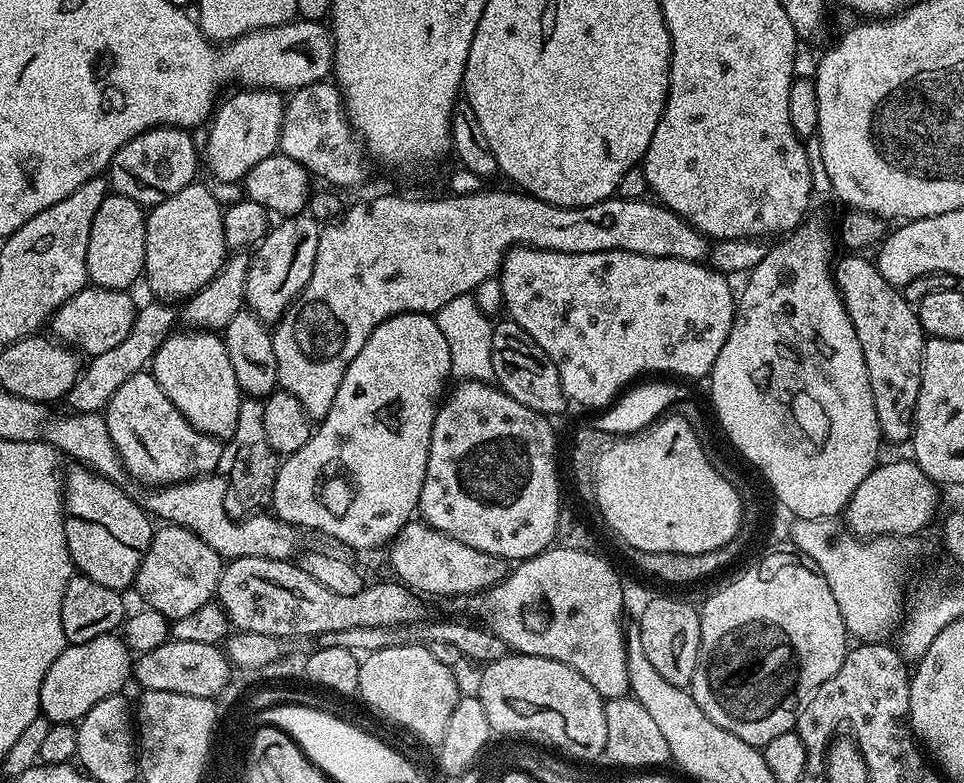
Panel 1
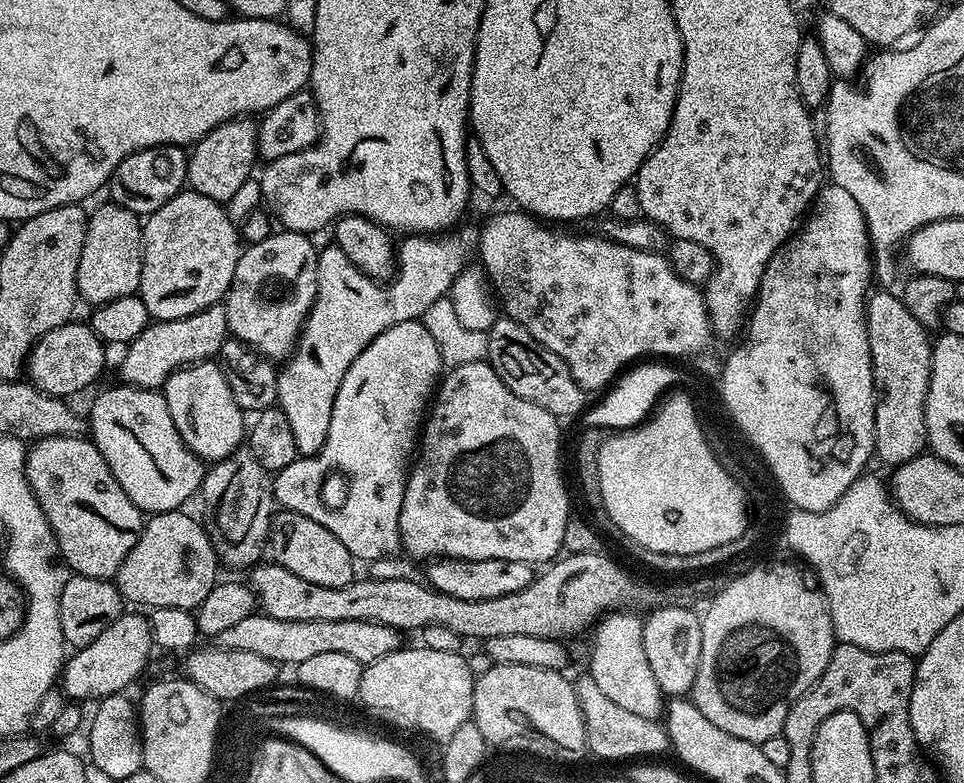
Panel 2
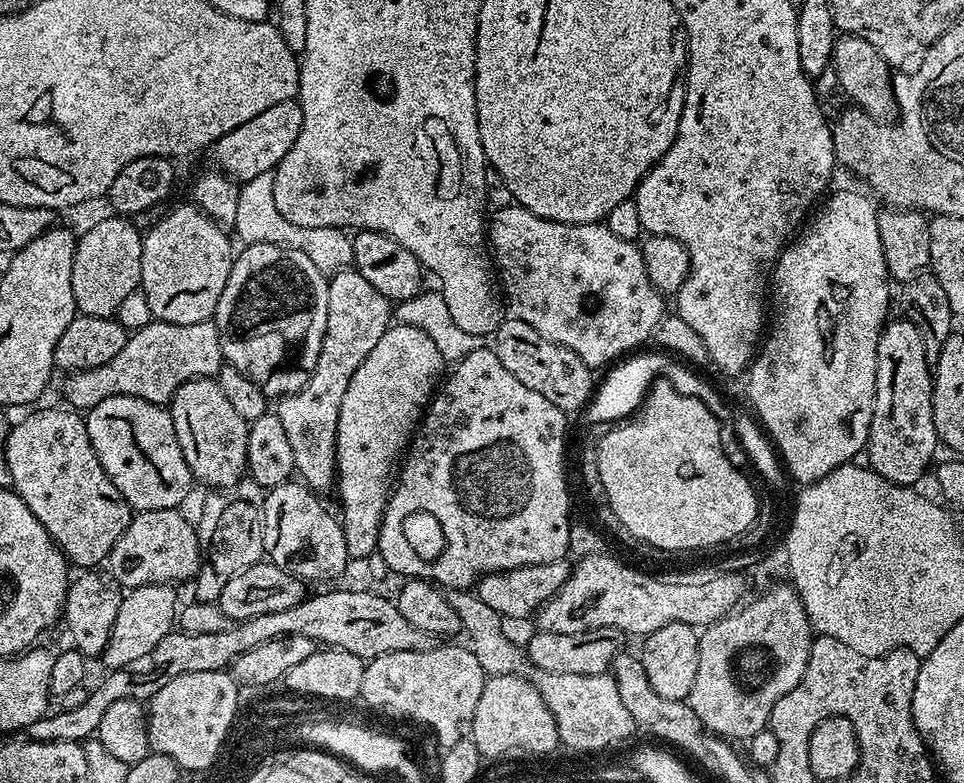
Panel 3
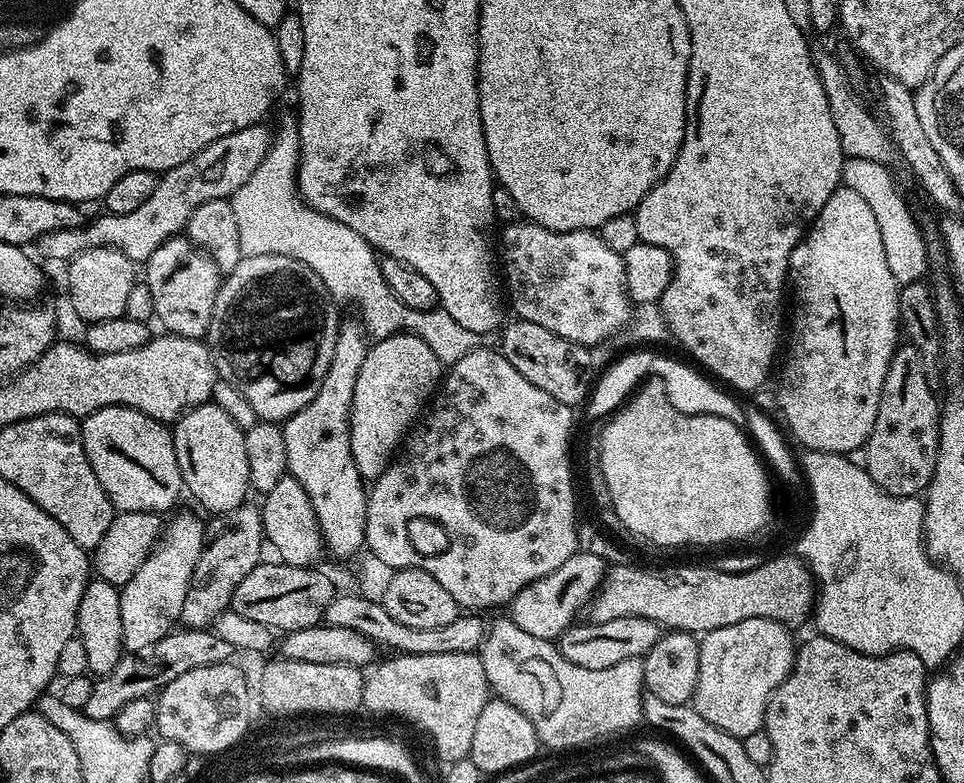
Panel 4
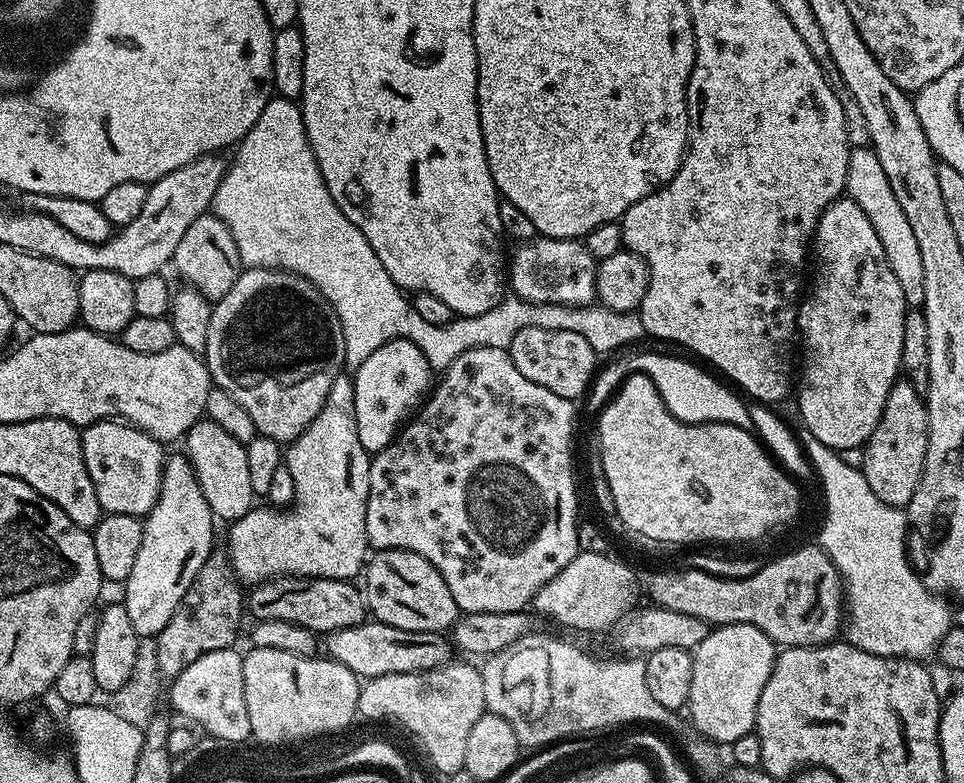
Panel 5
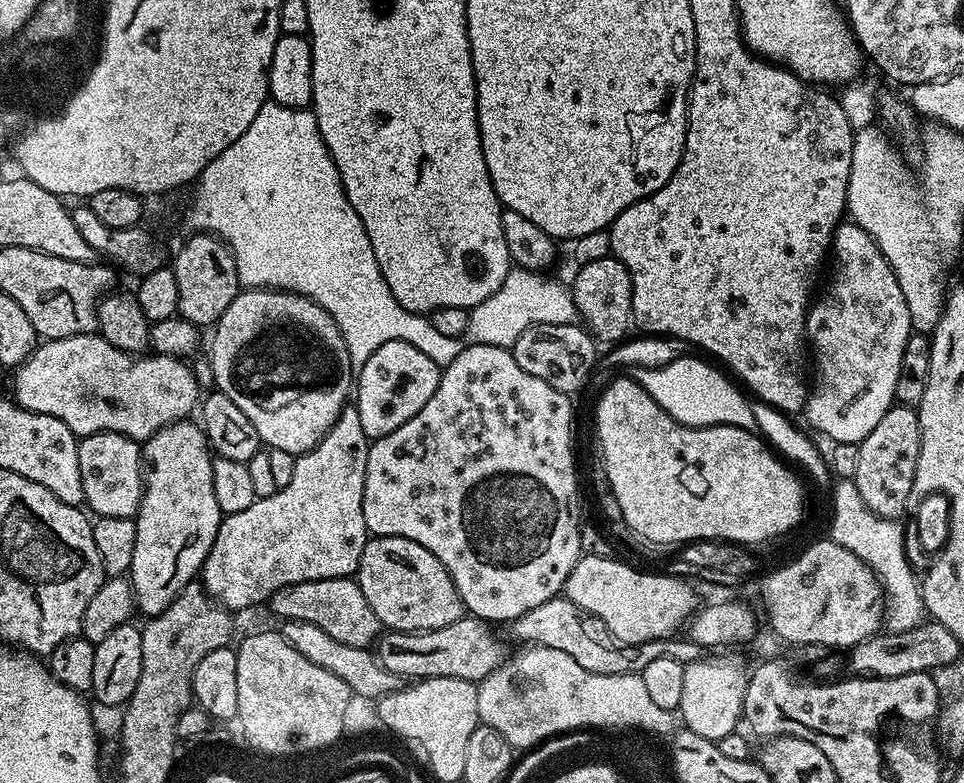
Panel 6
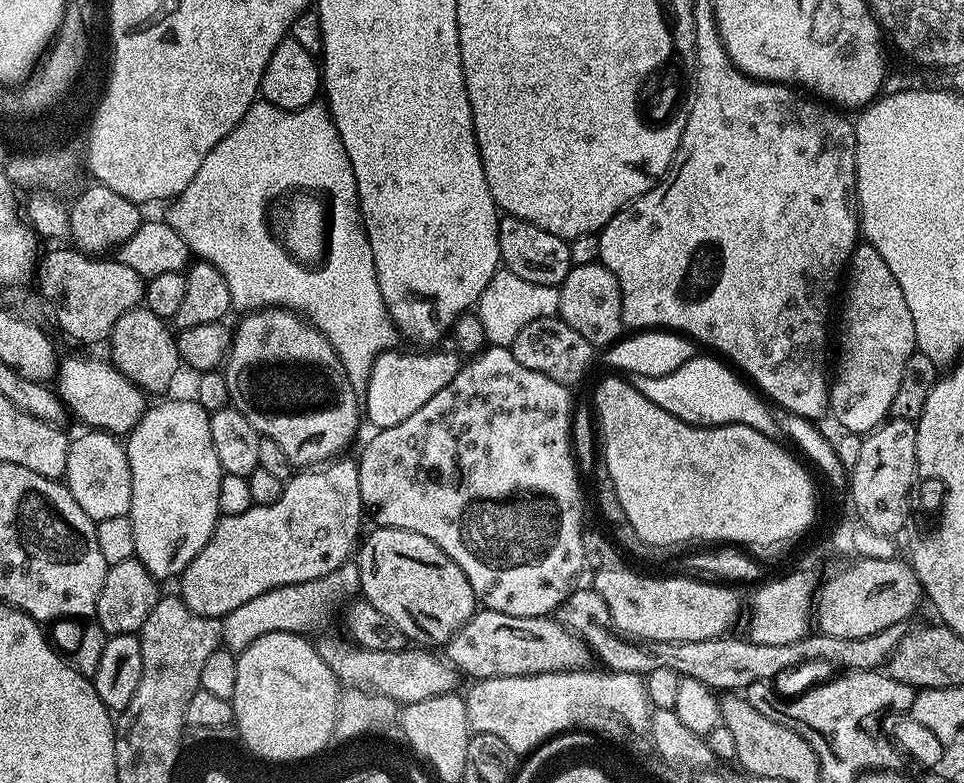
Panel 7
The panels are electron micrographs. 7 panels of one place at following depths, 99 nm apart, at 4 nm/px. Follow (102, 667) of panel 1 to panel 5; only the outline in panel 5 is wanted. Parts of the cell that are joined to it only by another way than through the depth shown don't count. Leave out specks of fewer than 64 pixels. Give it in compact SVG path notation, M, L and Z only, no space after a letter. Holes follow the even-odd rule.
M169 455L164 461L164 474L156 505L143 517L142 546L138 546L138 555L134 567L130 570L127 580L123 581L124 597L122 603L137 636L154 638L174 618L186 590L190 590L190 582L202 570L208 555L213 552L212 524L214 517L206 498L202 496L202 486L198 486L198 478L194 474L192 464L187 455Z

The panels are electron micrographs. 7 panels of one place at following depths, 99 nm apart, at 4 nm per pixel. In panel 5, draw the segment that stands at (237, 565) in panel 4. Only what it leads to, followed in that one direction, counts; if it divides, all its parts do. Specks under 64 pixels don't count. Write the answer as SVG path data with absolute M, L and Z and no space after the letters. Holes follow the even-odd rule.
M213 550L202 570L198 570L194 582L190 582L190 590L186 590L174 618L170 618L170 622L166 622L163 630L154 637L155 667L161 677L175 678L207 651L231 648L237 643L235 640L236 631L240 628L240 615L243 617L246 612L246 596L240 591L242 585L228 560L227 551Z

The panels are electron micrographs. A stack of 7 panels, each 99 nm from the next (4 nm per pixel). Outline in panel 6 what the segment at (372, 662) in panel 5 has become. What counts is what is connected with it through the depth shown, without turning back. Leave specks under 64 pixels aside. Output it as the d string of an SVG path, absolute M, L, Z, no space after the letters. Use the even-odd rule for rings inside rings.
M468 614L450 626L429 632L385 631L374 645L374 655L390 674L401 678L462 678L479 682L506 659L504 644L492 633L493 625Z

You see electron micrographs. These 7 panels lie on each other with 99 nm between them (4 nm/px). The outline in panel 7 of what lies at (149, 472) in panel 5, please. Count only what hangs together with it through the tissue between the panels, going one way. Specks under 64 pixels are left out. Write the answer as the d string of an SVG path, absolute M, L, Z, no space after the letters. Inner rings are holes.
M84 430L80 437L73 439L68 445L66 454L66 470L63 479L66 481L70 494L74 494L74 502L86 510L91 520L105 520L127 516L130 510L130 462L128 450L120 444L115 435L99 430Z

